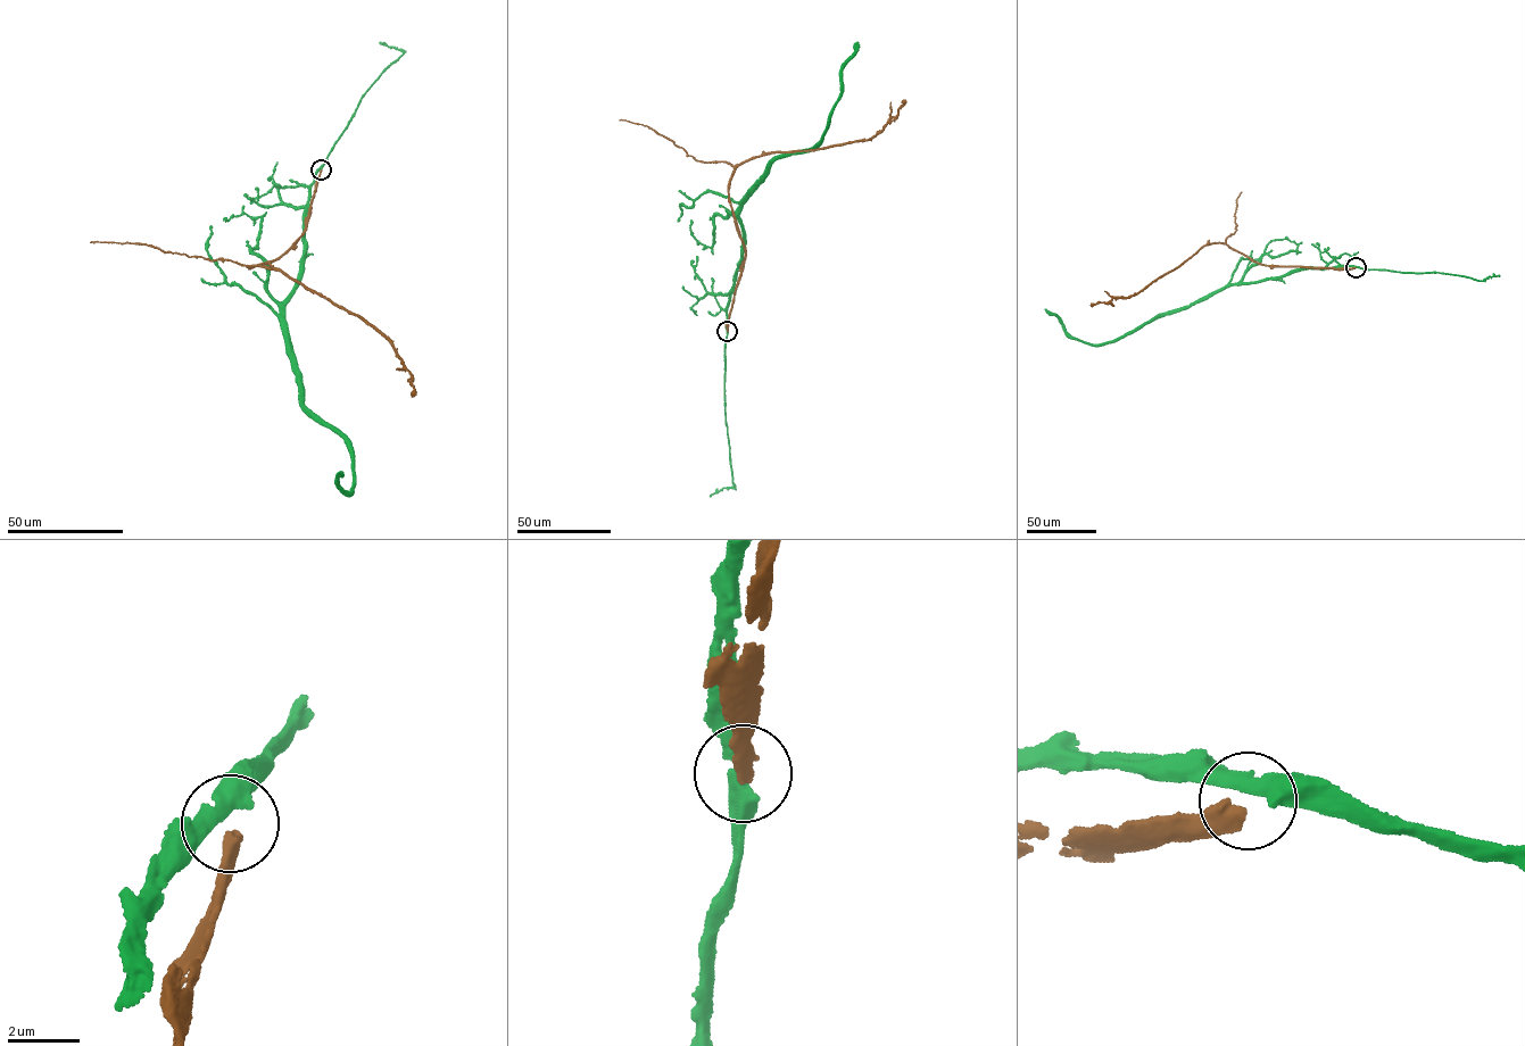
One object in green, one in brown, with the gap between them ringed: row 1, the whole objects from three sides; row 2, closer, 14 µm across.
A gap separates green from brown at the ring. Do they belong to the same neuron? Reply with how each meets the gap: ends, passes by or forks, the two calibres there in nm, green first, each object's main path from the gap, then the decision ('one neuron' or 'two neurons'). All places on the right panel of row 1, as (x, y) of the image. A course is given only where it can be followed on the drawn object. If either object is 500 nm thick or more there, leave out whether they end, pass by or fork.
green passes by; brown ends; calibres 360 and 400 nm; course green (1356, 267), (1304, 267), (1274, 279), (1227, 283), (1103, 343), (1070, 337), (1060, 318), (1045, 309); course brown (1356, 267), (1266, 265), (1216, 242), (1201, 248), (1179, 266), (1130, 296), (1115, 297), (1092, 306); two neurons

